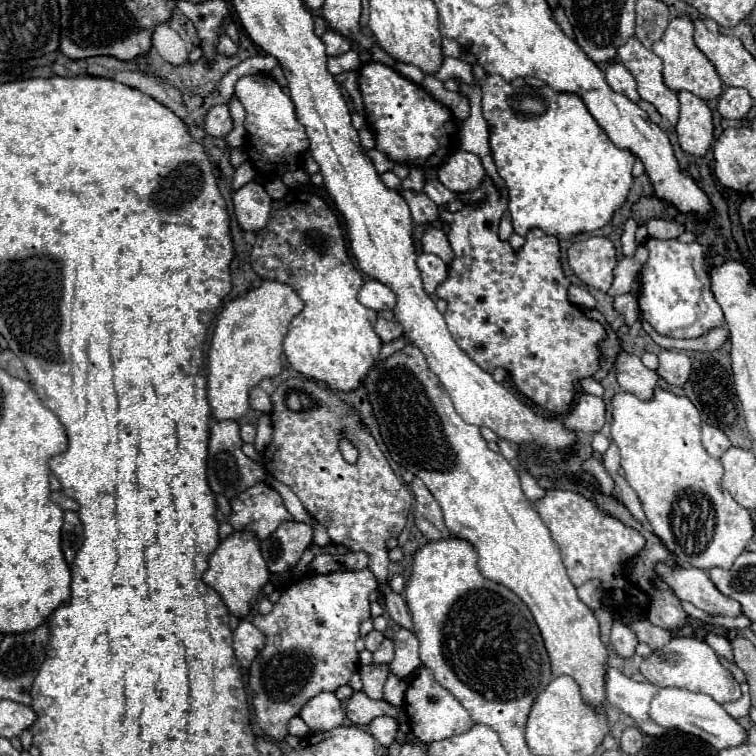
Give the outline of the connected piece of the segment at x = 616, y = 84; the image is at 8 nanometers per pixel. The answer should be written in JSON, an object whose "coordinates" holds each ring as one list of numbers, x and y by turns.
{"coordinates":[[613,62,609,64,609,68,605,70,605,76,607,76,607,84,619,92,619,94,625,94,629,100,633,102,639,102,639,94,637,94,637,82,635,78,631,76,631,72,621,64,621,62]]}

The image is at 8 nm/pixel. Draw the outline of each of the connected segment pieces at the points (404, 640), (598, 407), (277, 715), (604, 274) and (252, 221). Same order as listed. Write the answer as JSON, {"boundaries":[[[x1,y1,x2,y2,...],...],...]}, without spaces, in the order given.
{"boundaries":[[[399,630,393,636,393,644,395,644,395,658,389,664,391,672,397,674,399,678,409,678,419,666,421,666,421,658,419,658,419,640,415,638,413,632,409,630]],[[581,394,579,400,573,404,571,412,567,416,557,416,557,420,561,420,569,430,575,432,601,432,603,424,605,424,605,402,603,398,591,396,591,394]],[[369,568,335,570,325,576,315,574,289,586,275,602,271,614,265,618,255,616,253,624,265,634,267,644,249,668,249,690,253,696,255,720,267,736,273,740,283,740,287,736,287,722,299,714,309,698,319,692,335,692,339,686,349,684,351,674,359,668,359,652,355,650,355,640,359,638,359,624,369,620,369,594,373,590,377,590,377,580]],[[587,238,583,242,575,242,567,250,569,266,575,276,597,290,607,292,613,284,613,270,617,266,615,246,609,238]],[[257,182,245,184,233,194,233,210,239,226,249,232,261,230,269,220,271,198]]]}

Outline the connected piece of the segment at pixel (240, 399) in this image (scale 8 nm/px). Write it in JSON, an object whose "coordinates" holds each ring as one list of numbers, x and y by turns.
{"coordinates":[[261,280,259,288,251,288,245,296,225,304,211,338,206,365,207,400,217,420,237,420,245,416,249,410,249,390,263,378,281,372,281,342,291,320,303,306,305,304,293,288,273,280]]}

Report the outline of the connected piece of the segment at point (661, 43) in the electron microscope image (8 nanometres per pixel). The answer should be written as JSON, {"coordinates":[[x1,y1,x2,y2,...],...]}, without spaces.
{"coordinates":[[673,18,669,22,665,34,661,36,661,40,657,40,653,44,653,52,663,60,663,80,671,90,693,92,695,96,699,96,705,102,721,96,723,82,721,82,717,70,713,68,713,64,707,60,707,56,695,46,693,22,689,18]]}

